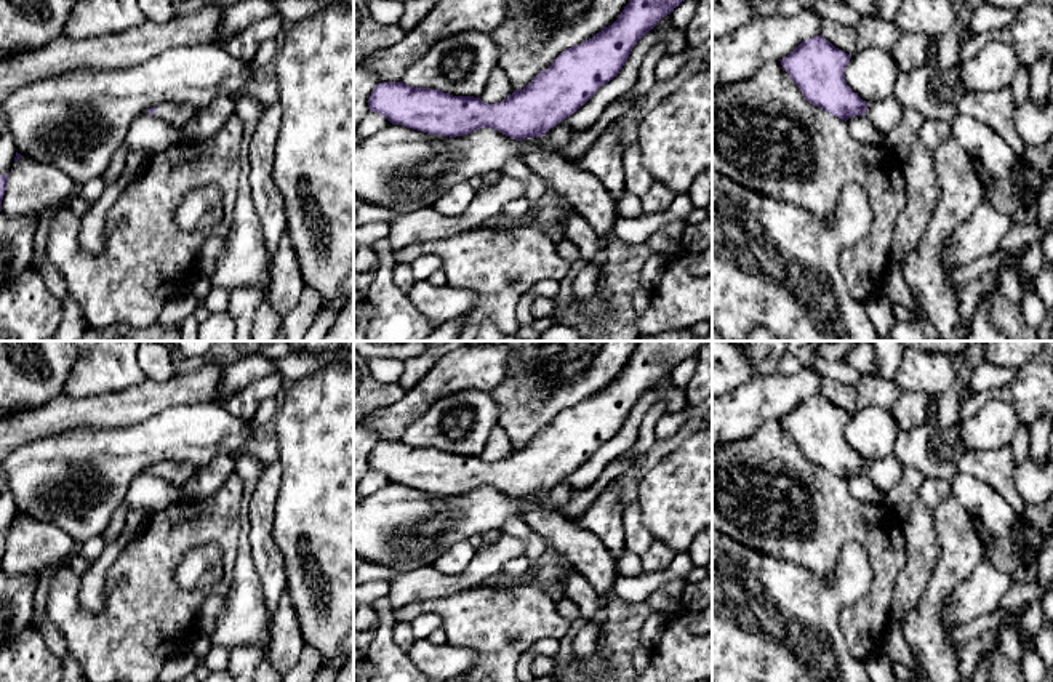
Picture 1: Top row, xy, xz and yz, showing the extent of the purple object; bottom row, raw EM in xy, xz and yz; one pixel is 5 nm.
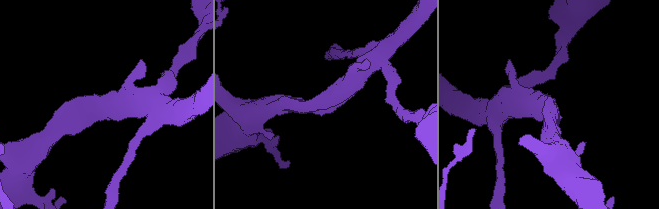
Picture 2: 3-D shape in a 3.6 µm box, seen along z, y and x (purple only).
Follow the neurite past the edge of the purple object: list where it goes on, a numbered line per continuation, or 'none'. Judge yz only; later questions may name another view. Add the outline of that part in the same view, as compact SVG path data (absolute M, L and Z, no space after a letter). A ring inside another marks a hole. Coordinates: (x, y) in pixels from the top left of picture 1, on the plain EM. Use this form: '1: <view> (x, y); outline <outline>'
1: yz (885, 473); outline M895 455L869 461L864 475L883 493L890 491L903 477L904 466Z

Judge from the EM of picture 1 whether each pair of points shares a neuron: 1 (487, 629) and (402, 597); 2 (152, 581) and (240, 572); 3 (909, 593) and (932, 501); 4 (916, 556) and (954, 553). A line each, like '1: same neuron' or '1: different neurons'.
1: different neurons
2: different neurons
3: same neuron
4: different neurons

